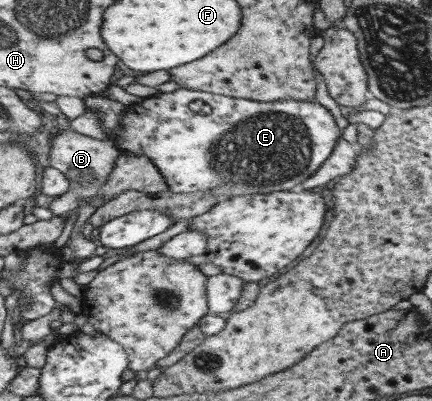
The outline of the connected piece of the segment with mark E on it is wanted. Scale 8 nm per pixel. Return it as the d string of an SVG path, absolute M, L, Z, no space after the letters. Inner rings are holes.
M184 88L146 97L140 103L128 106L122 124L122 135L114 137L118 147L128 155L146 154L150 157L168 180L170 191L185 195L230 185L226 189L228 197L290 190L294 183L304 181L324 163L342 129L316 101L288 99L259 102ZM198 99L211 107L209 114L200 115L190 109L190 103Z

